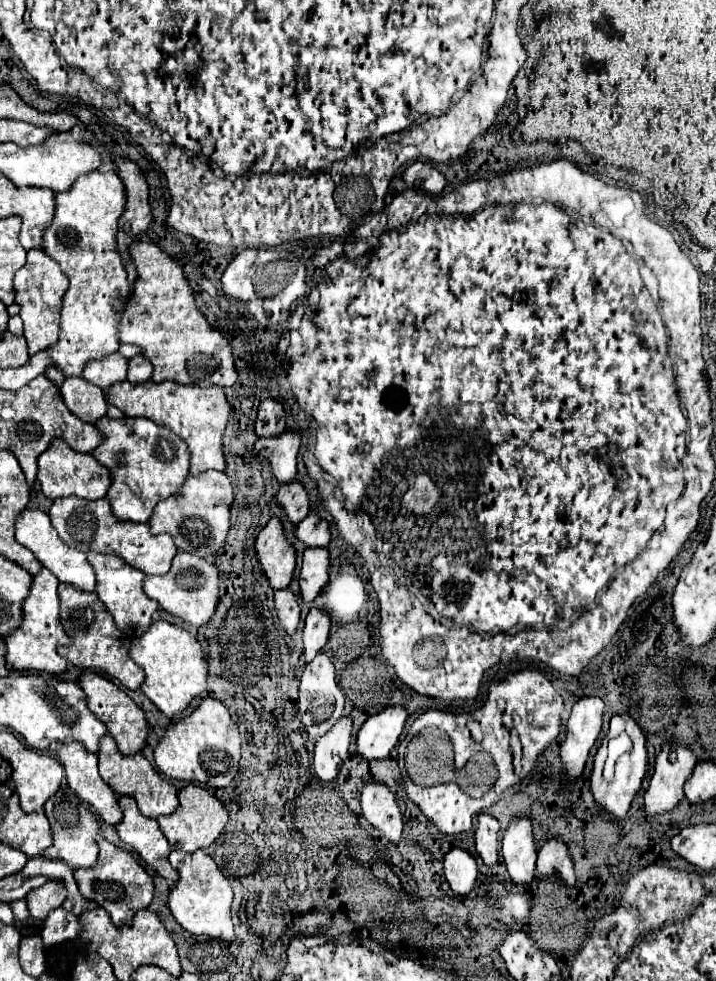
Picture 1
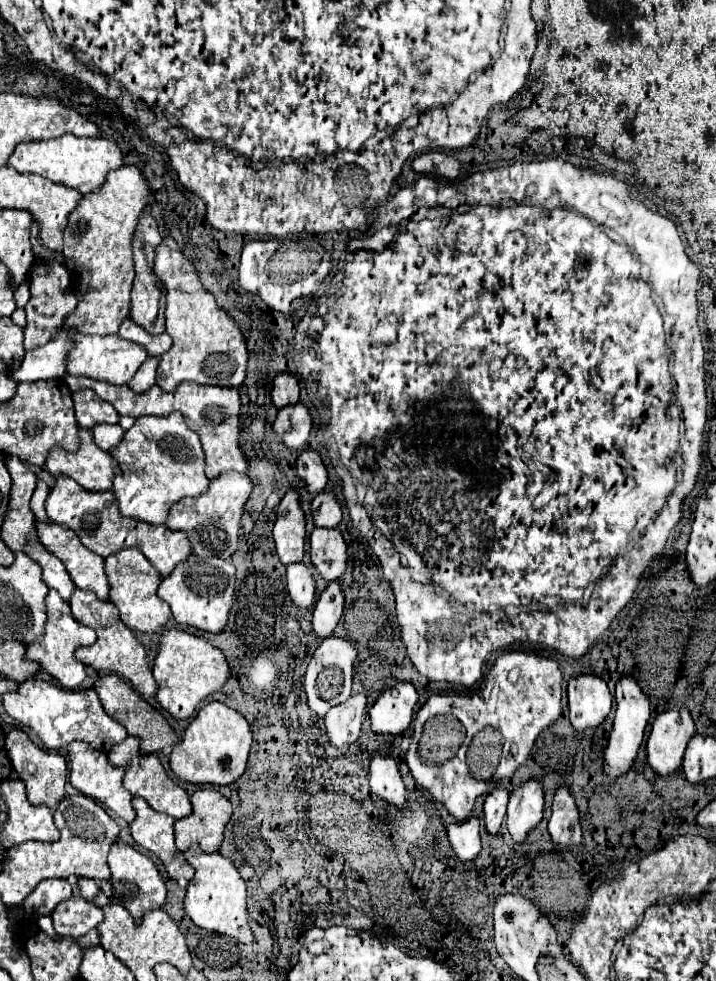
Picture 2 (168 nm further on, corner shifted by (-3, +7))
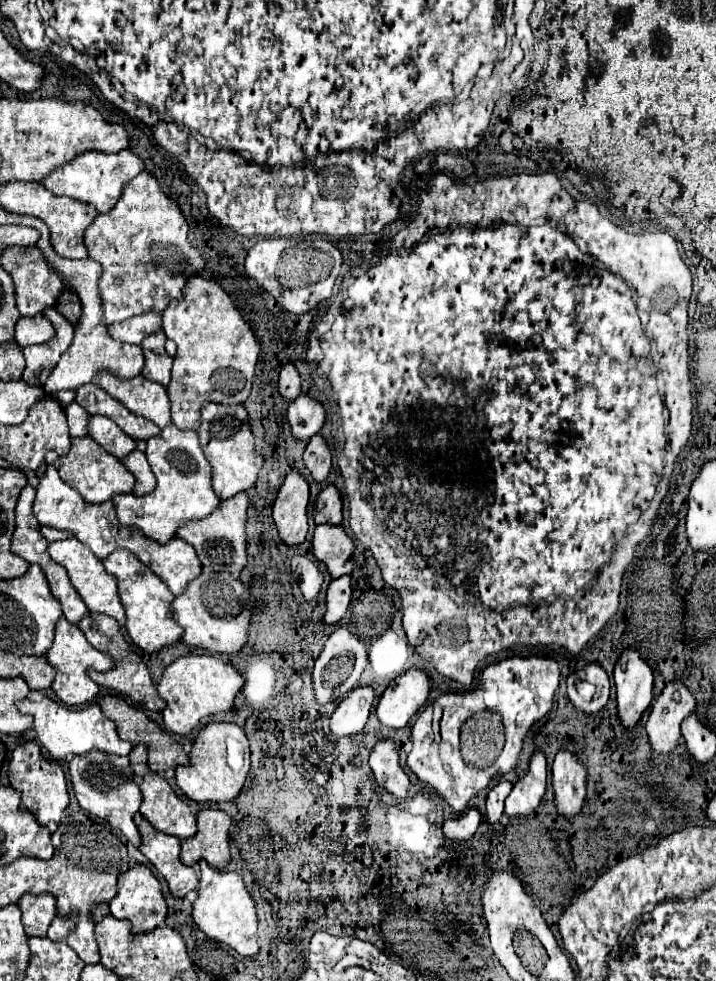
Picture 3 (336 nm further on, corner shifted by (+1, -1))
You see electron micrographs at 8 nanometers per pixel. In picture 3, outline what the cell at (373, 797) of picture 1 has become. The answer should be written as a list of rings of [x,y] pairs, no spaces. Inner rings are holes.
[[[383,740],[377,742],[371,756],[369,756],[369,766],[371,772],[377,780],[377,784],[397,796],[397,798],[405,798],[407,796],[407,788],[409,788],[409,778],[403,772],[403,768],[399,766],[399,756],[397,756],[397,748],[391,740]]]

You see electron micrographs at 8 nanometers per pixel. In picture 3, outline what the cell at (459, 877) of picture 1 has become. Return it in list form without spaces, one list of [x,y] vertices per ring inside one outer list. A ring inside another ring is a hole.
[[[469,808],[455,820],[445,820],[443,834],[447,840],[453,840],[453,842],[467,842],[475,836],[479,822],[481,822],[481,814],[477,812],[477,808]]]

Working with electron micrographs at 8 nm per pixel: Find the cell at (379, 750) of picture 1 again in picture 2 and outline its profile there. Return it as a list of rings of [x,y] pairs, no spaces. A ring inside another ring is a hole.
[[[397,682],[393,688],[385,690],[369,710],[373,732],[401,734],[407,730],[417,698],[417,690],[411,682]]]

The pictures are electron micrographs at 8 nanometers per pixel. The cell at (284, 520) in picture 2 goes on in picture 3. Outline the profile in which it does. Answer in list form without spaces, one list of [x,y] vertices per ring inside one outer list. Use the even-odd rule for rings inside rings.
[[[291,470],[273,504],[273,520],[287,546],[299,546],[307,536],[307,502],[309,486],[301,474]]]

